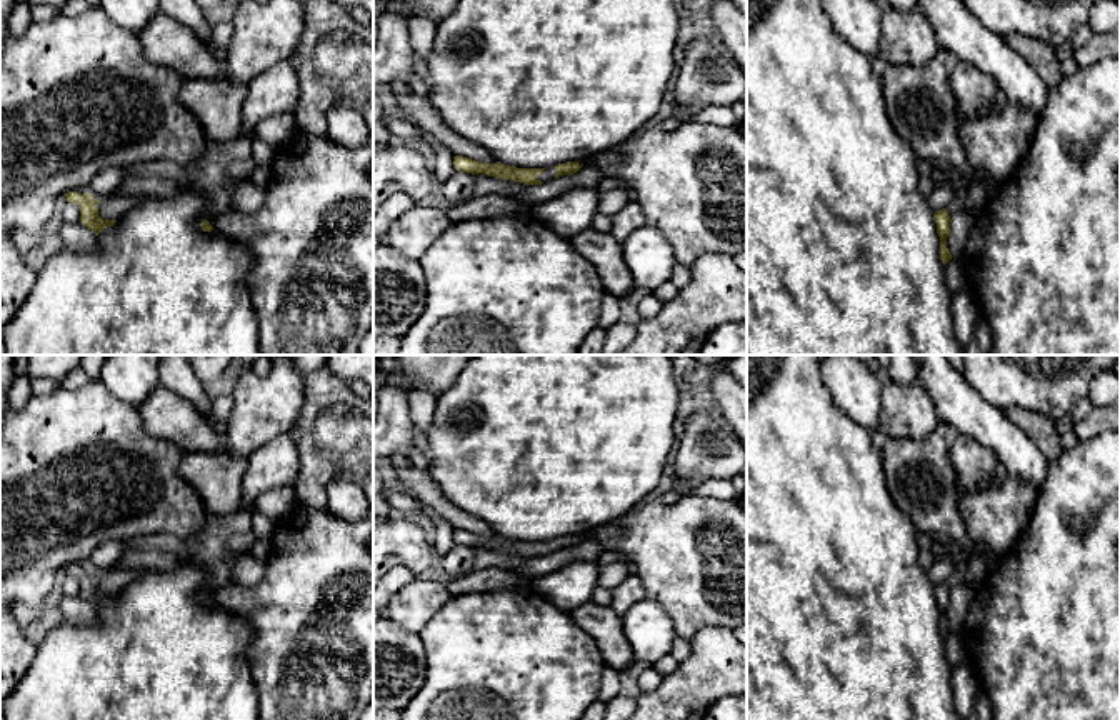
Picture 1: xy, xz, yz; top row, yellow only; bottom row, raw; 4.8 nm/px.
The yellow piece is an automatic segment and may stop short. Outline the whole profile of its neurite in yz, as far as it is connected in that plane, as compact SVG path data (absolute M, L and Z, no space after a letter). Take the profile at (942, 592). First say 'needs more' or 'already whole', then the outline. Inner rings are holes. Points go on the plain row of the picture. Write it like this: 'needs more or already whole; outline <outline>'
already whole; outline M943 582L943 583L937 583L933 587L933 593L937 597L937 607L940 610L940 633L942 637L945 638L947 635L952 633L952 628L947 622L947 610L950 607L950 588L948 585Z

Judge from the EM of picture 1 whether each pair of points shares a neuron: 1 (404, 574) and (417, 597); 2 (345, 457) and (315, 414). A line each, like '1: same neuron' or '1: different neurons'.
1: different neurons
2: same neuron

